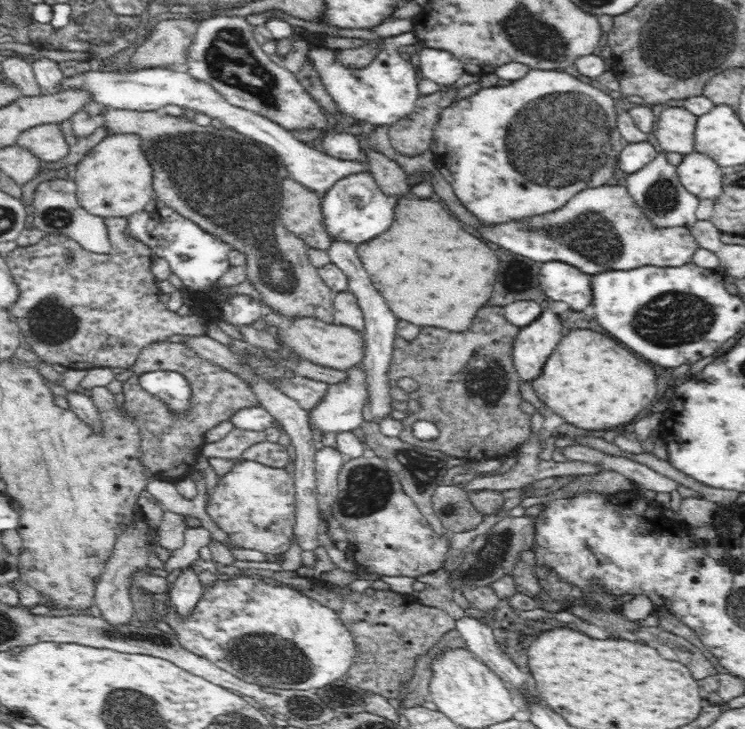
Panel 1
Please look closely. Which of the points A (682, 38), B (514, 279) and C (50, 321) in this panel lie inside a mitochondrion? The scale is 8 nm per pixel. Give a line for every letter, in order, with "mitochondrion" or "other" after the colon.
A: mitochondrion
B: mitochondrion
C: mitochondrion

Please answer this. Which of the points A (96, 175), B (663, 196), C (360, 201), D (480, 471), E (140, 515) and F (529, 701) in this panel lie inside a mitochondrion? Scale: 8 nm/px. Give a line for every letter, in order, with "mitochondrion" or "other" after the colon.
A: other
B: mitochondrion
C: mitochondrion
D: other
E: other
F: other

